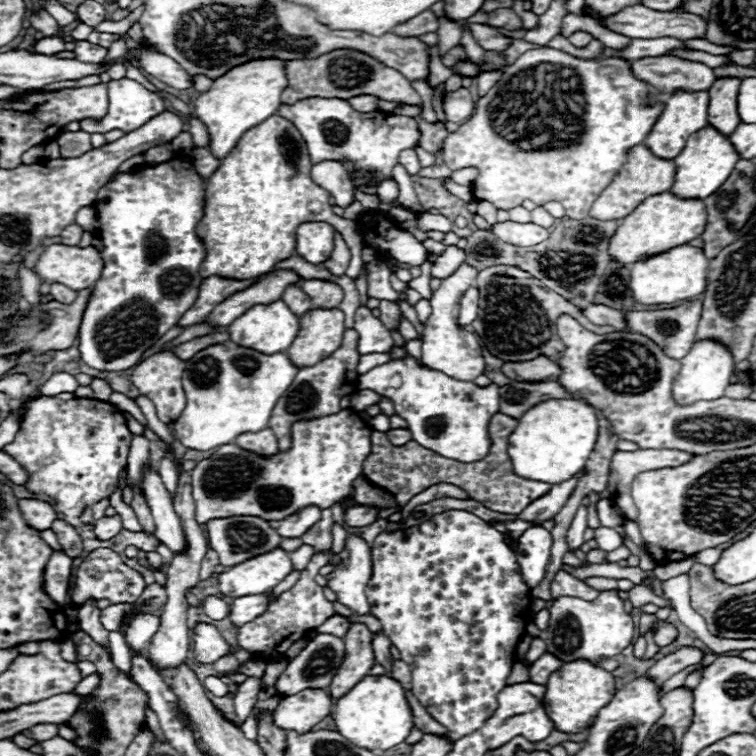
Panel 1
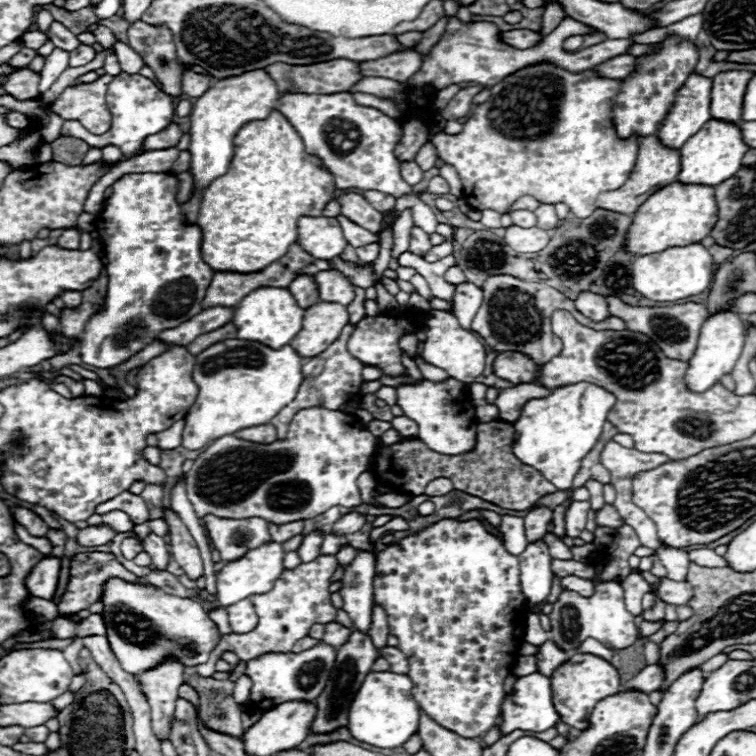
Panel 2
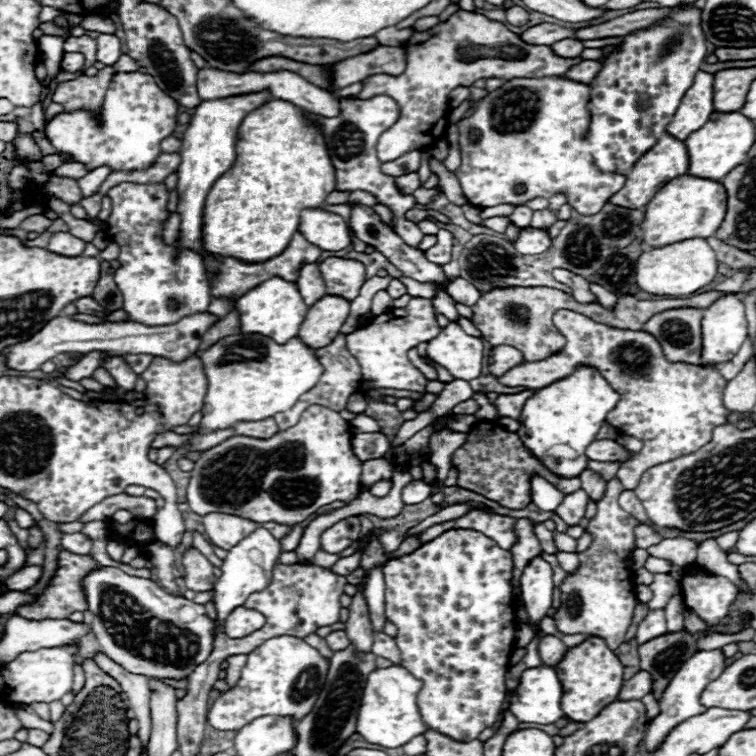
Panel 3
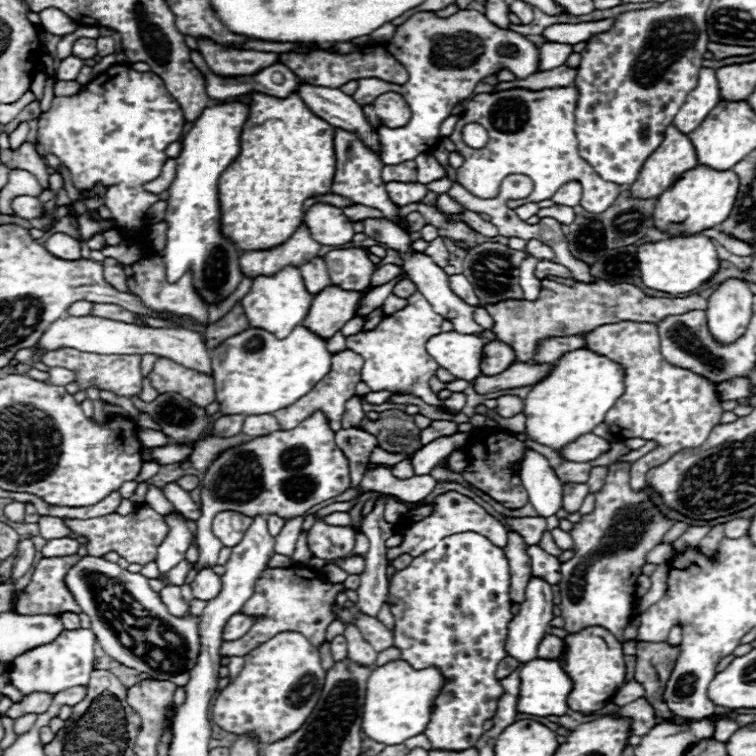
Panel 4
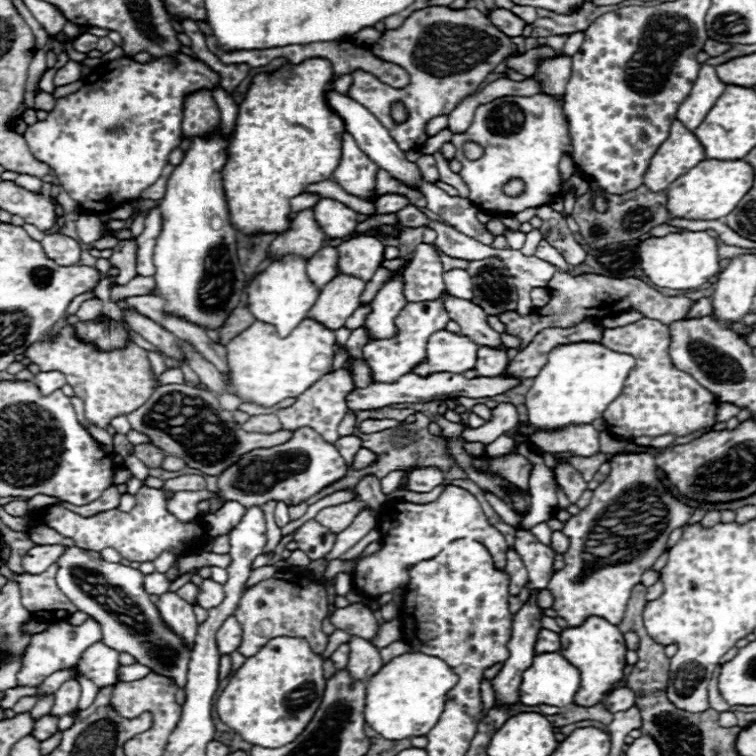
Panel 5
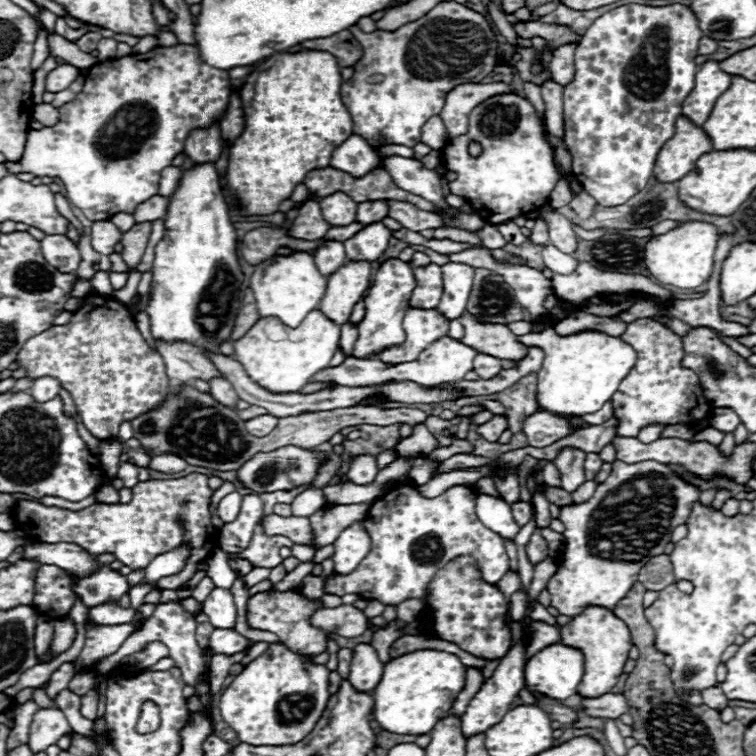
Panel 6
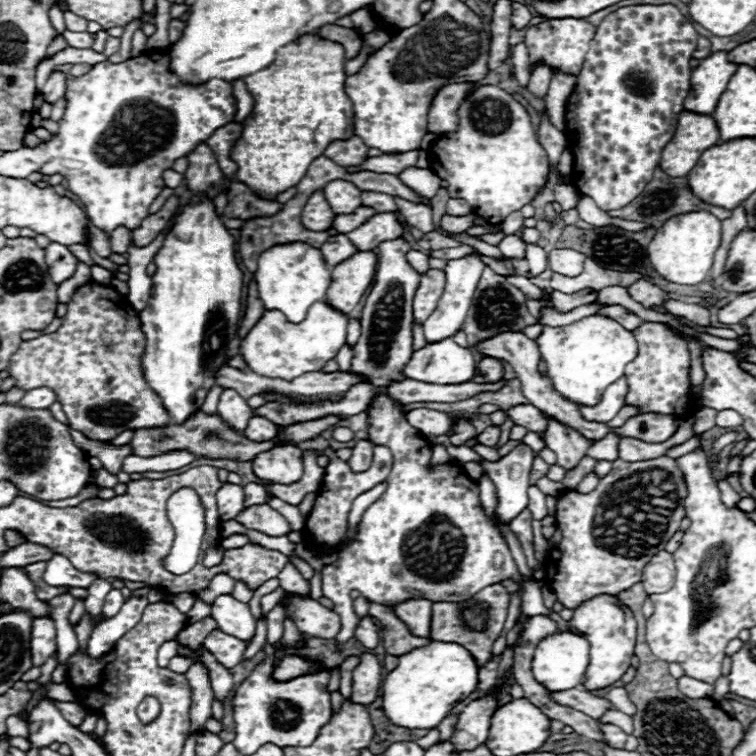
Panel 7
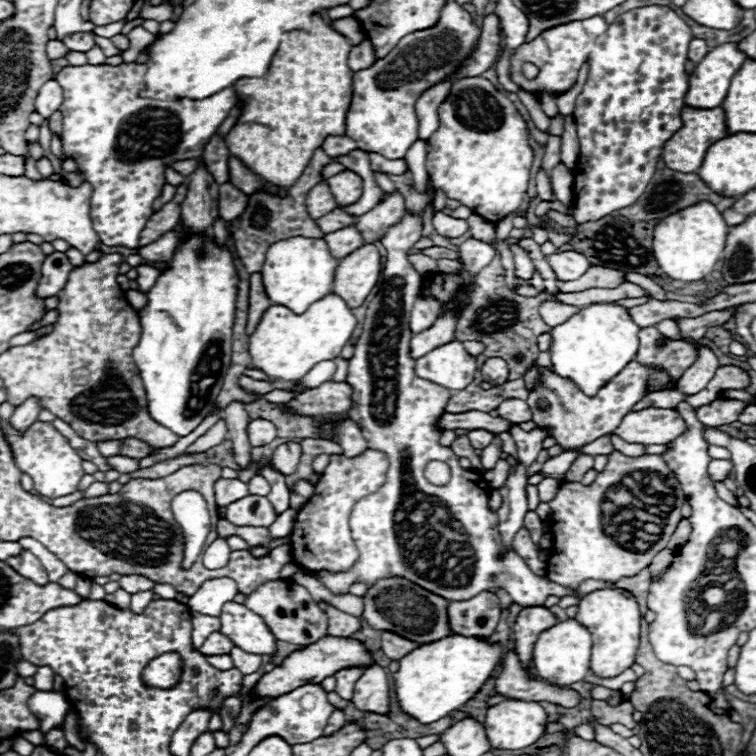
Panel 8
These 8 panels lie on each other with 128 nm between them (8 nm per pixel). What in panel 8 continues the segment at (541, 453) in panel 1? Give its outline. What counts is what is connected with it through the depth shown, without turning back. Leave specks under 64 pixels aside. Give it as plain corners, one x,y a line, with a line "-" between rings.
590,304
564,324
552,330
552,370
564,378
572,378
584,394
594,396
600,386
612,380
638,352
640,326
634,324
628,308
618,304

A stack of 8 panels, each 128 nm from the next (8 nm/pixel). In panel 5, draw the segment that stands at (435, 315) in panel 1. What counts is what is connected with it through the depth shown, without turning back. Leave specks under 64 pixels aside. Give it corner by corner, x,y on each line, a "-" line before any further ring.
440,330
428,340
426,360
414,366
412,372
418,376
430,376
434,372
462,374
476,366
476,350
478,346
470,338

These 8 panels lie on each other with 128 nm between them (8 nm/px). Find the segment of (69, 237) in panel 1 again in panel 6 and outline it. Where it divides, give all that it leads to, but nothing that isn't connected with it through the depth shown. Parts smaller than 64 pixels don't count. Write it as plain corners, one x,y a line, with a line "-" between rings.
46,236
42,240
42,256
62,274
76,272
80,264
80,250
66,236

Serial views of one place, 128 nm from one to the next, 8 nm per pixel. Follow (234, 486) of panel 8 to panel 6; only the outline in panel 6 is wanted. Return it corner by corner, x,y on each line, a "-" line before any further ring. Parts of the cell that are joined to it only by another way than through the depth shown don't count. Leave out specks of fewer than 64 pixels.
230,492
226,494
220,504
218,504
218,516
224,524
228,522
234,522
236,516
238,516
238,510
240,510
240,504
242,504
242,494
240,492

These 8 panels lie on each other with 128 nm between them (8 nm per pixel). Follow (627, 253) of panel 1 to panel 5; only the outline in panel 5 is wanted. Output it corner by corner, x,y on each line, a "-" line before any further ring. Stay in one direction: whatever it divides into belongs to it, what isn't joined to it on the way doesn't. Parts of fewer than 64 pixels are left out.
706,158
684,178
678,178
668,188
668,208
672,218
688,218
688,220
720,220
728,216
736,204
744,198
744,194
752,188
754,170
744,160
712,160

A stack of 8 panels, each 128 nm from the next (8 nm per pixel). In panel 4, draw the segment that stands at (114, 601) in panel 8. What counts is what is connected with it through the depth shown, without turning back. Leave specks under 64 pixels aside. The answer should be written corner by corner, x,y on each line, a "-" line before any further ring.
90,628
64,630
64,632
60,632
60,636
56,640
42,644
42,646
36,646
36,648
32,648
32,650
28,650
12,660
12,666
8,670
12,684
22,694
30,694
30,692
56,694
64,688
72,688
72,686
88,688
90,672
94,670
92,668
94,644
96,644
96,636

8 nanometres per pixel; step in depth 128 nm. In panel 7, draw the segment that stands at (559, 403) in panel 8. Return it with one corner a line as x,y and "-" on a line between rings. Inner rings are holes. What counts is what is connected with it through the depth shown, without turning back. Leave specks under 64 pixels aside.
624,376
624,378
618,378
612,386
608,386
608,390
604,390
600,404
596,404
596,406
576,404
576,406
582,414
582,418
588,422
610,422
618,414
618,410
624,406
626,394
628,394
628,382
-
546,416
546,418
548,418
548,426
544,432
546,446
556,452
558,464
562,468
566,468
566,470
574,468
580,462
580,458
586,456
586,450
590,448
588,438
584,438
578,430
572,430
550,416

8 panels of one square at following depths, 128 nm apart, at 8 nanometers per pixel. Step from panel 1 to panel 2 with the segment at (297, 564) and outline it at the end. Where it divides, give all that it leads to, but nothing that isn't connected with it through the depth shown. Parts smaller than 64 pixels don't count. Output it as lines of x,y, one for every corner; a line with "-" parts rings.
314,530
308,536
304,536
304,540
300,544
300,550
296,550
298,556
300,556
300,560
302,562
312,562
320,554
322,540
324,540
324,534
320,530

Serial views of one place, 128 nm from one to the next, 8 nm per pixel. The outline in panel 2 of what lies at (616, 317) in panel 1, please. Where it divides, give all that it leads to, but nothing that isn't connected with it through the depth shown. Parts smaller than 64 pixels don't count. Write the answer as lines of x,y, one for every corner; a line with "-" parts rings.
580,292
578,298
576,298
576,304
574,304
584,316
592,318
592,320
604,320
610,316
608,312
608,304
604,300
604,296
598,296
594,292

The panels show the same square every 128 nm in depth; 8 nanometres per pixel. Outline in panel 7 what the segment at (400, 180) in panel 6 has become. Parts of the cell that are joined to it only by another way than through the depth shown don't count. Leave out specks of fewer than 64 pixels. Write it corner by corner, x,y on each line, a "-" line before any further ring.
406,168
402,174
398,174
398,178
408,186
412,188
416,194
422,194
426,198
432,198
438,190
440,190
440,178
436,178
436,174
432,174
430,168

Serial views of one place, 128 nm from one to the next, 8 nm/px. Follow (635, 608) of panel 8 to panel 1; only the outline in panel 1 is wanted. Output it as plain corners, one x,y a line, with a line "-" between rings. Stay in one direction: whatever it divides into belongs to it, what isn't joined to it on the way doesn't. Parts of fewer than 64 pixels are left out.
576,660
576,662
564,664
548,678
544,708
548,710
556,730
566,734
578,734
592,724
598,710
606,706
614,694
616,694
616,680
612,672
600,666
592,666
590,660

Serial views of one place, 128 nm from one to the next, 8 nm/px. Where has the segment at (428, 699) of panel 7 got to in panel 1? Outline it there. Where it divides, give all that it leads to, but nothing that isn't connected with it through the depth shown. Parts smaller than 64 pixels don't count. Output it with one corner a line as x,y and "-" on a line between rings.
366,676
360,684
356,684
340,702
332,708
332,718
336,722
338,732
348,738
352,744
360,748
380,748
388,750
406,740
410,730
414,728
412,710
406,700
404,686
388,676

